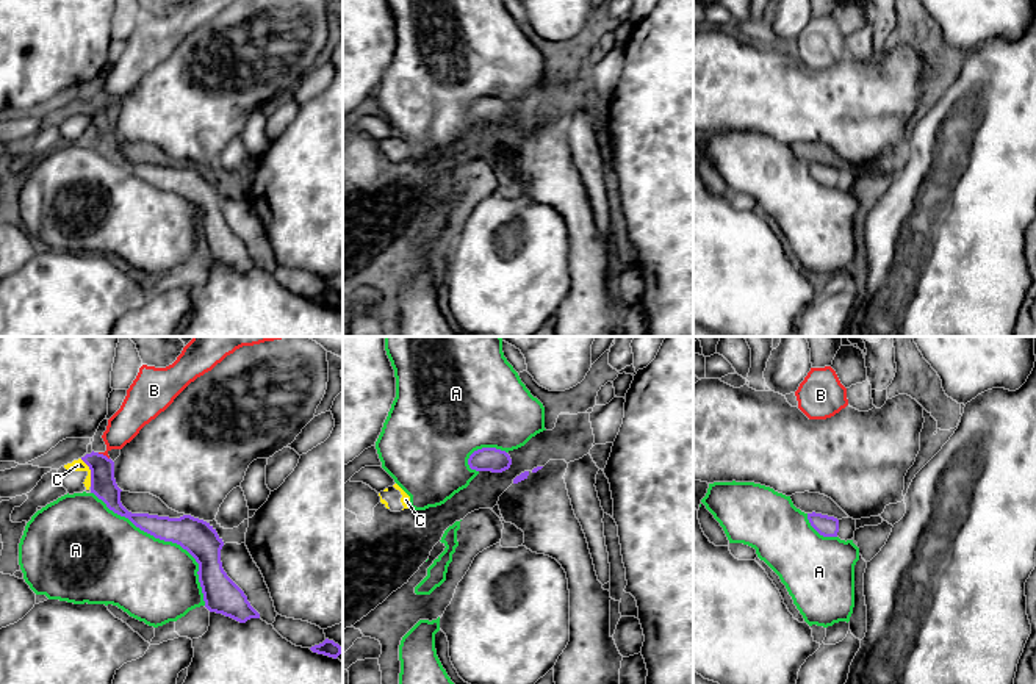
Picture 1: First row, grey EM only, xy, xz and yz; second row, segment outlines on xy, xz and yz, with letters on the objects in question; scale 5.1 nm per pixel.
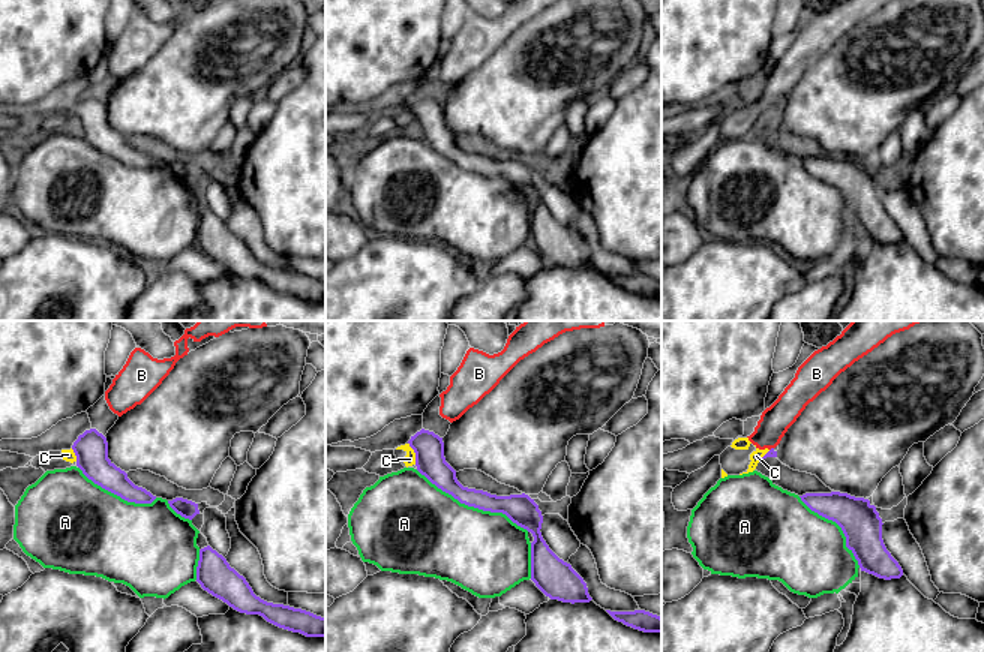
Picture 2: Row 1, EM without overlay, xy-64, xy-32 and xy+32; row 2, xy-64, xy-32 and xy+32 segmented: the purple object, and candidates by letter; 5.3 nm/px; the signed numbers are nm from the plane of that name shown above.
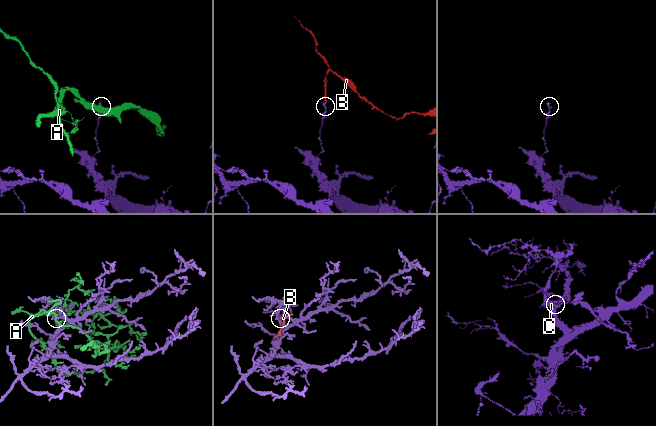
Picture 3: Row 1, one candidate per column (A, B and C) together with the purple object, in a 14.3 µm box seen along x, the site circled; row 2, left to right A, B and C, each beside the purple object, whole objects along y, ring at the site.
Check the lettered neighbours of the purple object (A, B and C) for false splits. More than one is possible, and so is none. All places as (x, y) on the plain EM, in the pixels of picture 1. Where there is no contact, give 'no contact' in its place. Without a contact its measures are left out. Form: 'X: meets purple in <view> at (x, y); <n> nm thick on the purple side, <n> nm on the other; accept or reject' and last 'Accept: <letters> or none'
A: meets purple in xy at (166, 190); 180 nm thick on the purple side, 420 nm on the other; reject
B: meets purple in xy at (102, 104); 130 nm thick on the purple side, 160 nm on the other; reject
C: meets purple in xy at (91, 122); 130 nm thick on the purple side, 60 nm on the other; reject
Accept: none

